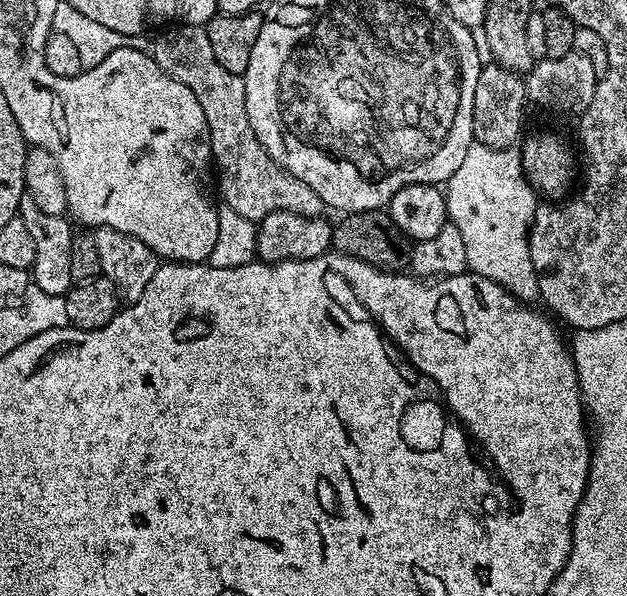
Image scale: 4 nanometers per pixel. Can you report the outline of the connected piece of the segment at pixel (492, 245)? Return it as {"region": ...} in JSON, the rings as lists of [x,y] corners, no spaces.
{"region":[[[473,143],[466,150],[466,158],[462,158],[462,166],[454,170],[452,177],[446,182],[448,197],[448,219],[458,226],[462,234],[462,242],[466,242],[466,258],[469,269],[477,272],[482,278],[490,278],[490,282],[498,282],[507,292],[521,301],[531,301],[537,291],[536,271],[532,268],[528,234],[532,226],[532,218],[536,215],[538,196],[524,176],[524,168],[520,165],[520,153],[516,150],[490,150],[490,146]]]}

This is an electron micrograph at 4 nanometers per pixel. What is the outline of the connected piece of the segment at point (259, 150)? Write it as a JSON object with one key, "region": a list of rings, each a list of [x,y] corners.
{"region":[[[182,24],[169,27],[161,31],[156,41],[150,47],[150,55],[156,59],[156,64],[170,78],[190,86],[194,90],[194,98],[198,98],[198,106],[202,106],[202,114],[206,114],[206,126],[210,134],[210,146],[212,147],[212,160],[214,161],[214,172],[220,175],[220,192],[224,195],[223,203],[232,207],[242,214],[243,218],[258,222],[266,218],[266,214],[274,214],[278,211],[293,212],[302,216],[321,215],[320,211],[325,211],[326,205],[306,182],[294,178],[286,169],[279,168],[266,154],[262,142],[254,134],[254,126],[250,126],[250,114],[246,114],[246,86],[243,76],[230,74],[222,62],[214,58],[214,46],[210,46],[207,27],[199,24]]]}

